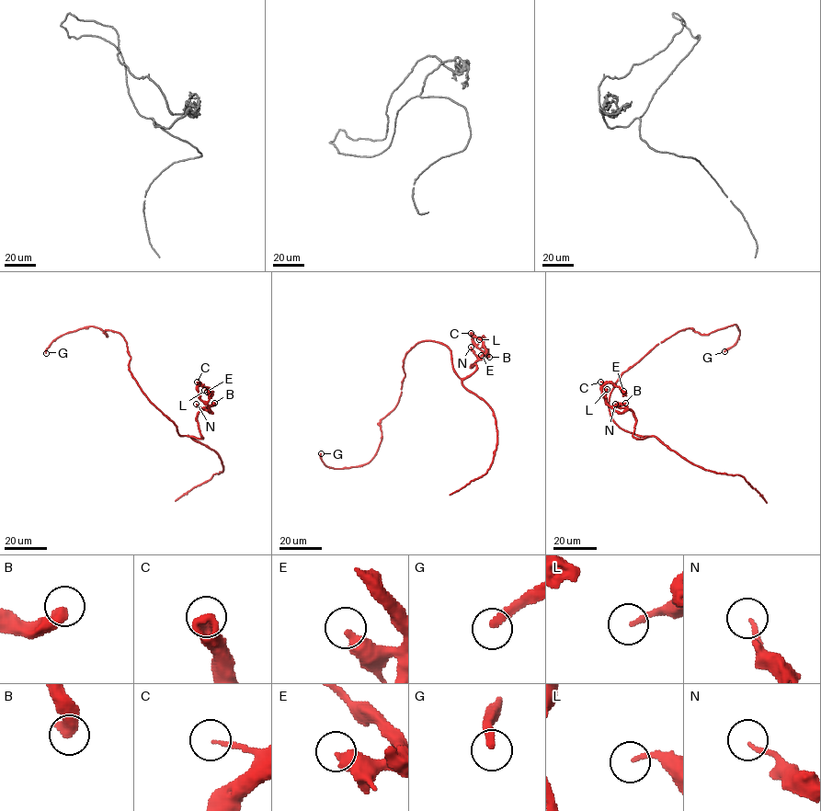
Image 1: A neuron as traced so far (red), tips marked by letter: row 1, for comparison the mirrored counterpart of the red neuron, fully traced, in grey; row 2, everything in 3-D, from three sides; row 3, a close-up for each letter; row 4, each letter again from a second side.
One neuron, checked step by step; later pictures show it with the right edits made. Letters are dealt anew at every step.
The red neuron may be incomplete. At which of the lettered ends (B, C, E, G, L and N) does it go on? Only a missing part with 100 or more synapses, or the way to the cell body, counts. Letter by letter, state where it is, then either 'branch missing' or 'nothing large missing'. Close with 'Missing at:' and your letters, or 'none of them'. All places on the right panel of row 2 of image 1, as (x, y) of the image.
B: at (625, 403); nothing large missing
C: at (600, 382); nothing large missing
E: at (623, 391); nothing large missing
G: at (724, 351); branch missing
L: at (607, 389); nothing large missing
N: at (615, 404); nothing large missing
Missing at: G

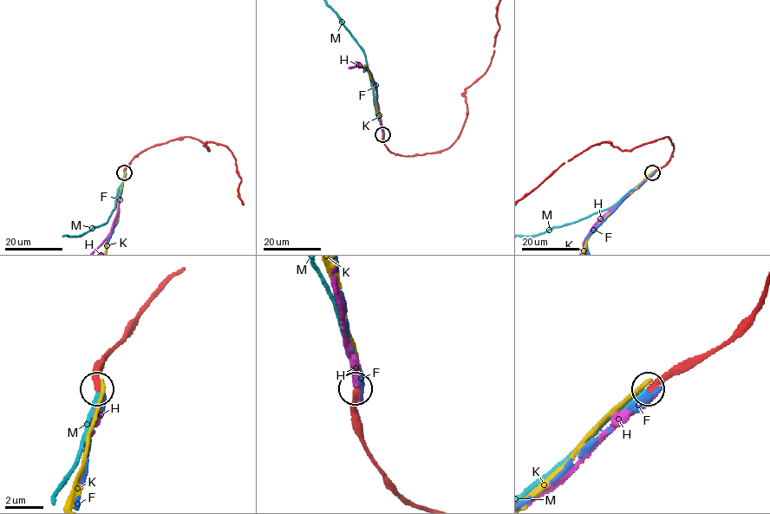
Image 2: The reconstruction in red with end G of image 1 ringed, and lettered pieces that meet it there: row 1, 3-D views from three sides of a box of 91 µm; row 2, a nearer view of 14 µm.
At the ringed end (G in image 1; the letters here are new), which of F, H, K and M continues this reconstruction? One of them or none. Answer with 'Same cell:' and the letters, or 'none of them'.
Same cell: M

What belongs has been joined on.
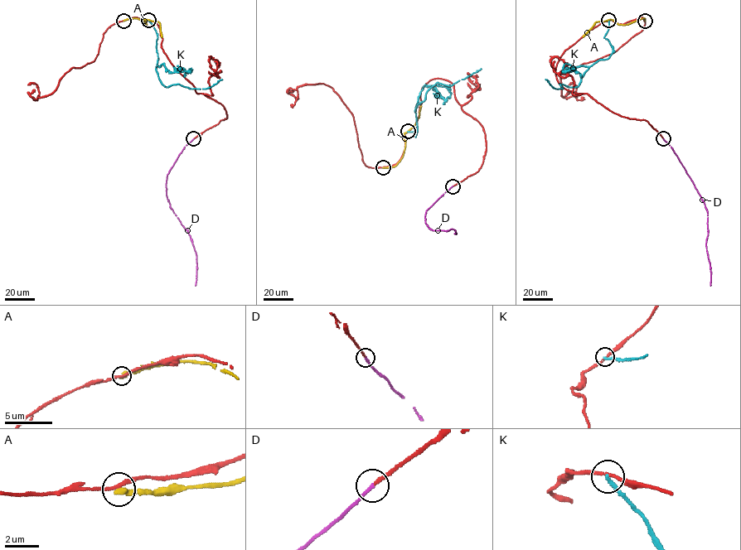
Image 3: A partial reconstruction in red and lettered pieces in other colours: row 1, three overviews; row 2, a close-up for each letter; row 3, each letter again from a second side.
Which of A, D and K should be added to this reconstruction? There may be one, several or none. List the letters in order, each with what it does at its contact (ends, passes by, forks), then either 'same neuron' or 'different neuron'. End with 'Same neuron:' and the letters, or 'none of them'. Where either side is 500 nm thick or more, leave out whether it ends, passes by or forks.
A: it ends there; different neuron
D: it ends there; same neuron
K: it ends there; different neuron
Same neuron: D

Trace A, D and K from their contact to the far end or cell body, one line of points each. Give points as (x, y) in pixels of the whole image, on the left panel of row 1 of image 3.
A: (124, 20), (135, 18), (146, 25), (145, 20), (157, 21), (162, 36)
D: (193, 138), (185, 147), (169, 171), (166, 185), (170, 207), (188, 232), (196, 254), (196, 286)
K: (148, 20), (157, 37), (156, 71), (165, 86), (179, 84), (192, 89), (207, 89), (222, 79)

